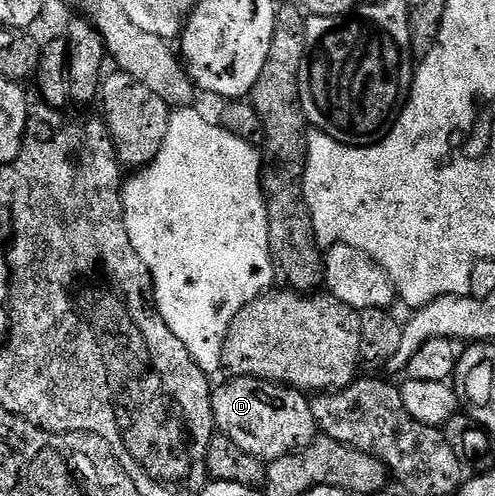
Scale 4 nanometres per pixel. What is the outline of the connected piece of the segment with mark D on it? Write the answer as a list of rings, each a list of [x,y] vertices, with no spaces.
[[[233,377],[226,385],[213,389],[213,424],[224,436],[239,443],[243,451],[266,463],[307,448],[319,433],[310,398],[302,390],[291,389],[288,385],[277,385],[258,377]]]

